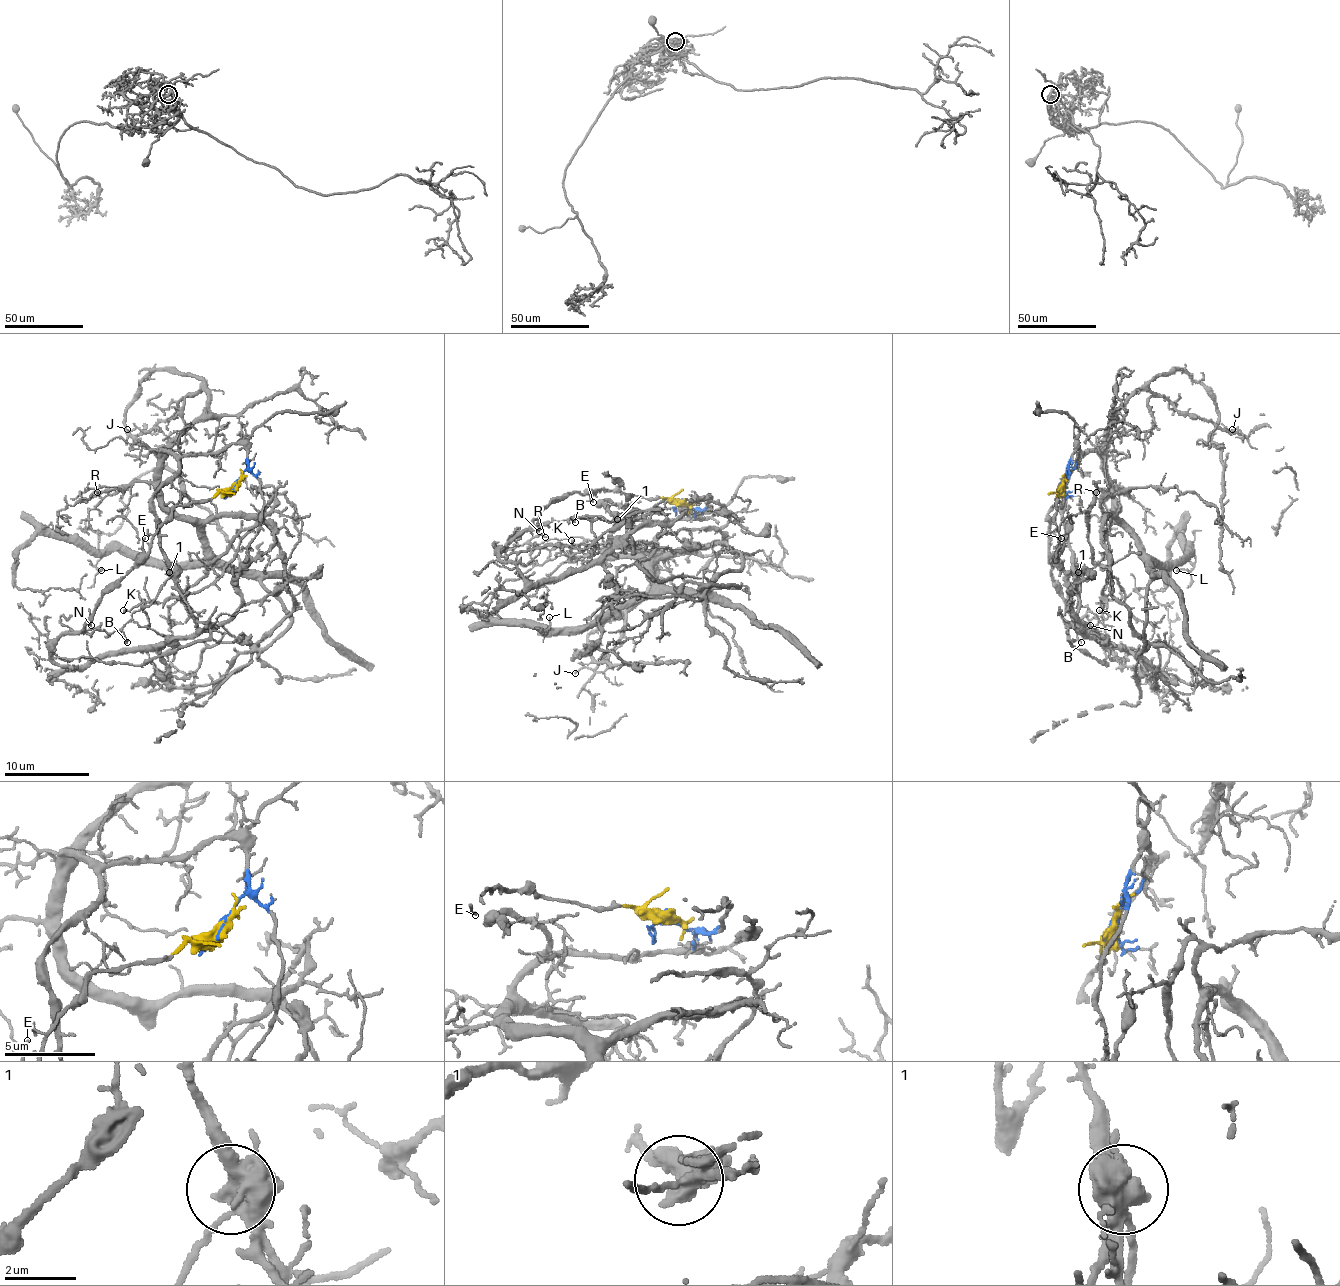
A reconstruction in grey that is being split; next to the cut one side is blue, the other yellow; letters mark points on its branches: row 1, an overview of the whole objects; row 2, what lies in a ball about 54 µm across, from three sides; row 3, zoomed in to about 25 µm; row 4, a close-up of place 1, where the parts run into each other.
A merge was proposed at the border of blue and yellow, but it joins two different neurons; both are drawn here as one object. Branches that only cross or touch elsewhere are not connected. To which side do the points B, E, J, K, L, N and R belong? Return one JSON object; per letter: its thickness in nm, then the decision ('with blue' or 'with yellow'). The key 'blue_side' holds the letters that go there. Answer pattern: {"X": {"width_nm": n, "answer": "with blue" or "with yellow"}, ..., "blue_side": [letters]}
{"B": {"width_nm": 150, "answer": "with blue"}, "E": {"width_nm": 110, "answer": "with yellow"}, "J": {"width_nm": 120, "answer": "with blue"}, "K": {"width_nm": 140, "answer": "with blue"}, "L": {"width_nm": 110, "answer": "with blue"}, "N": {"width_nm": 100, "answer": "with yellow"}, "R": {"width_nm": 120, "answer": "with blue"}, "blue_side": ["B", "J", "K", "L", "R"]}

